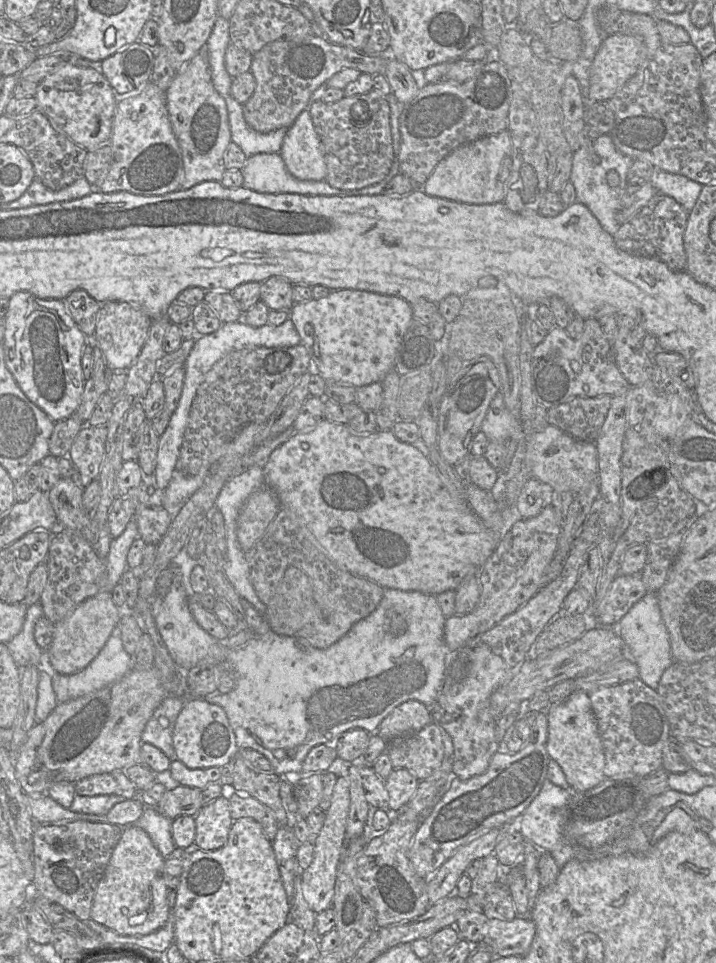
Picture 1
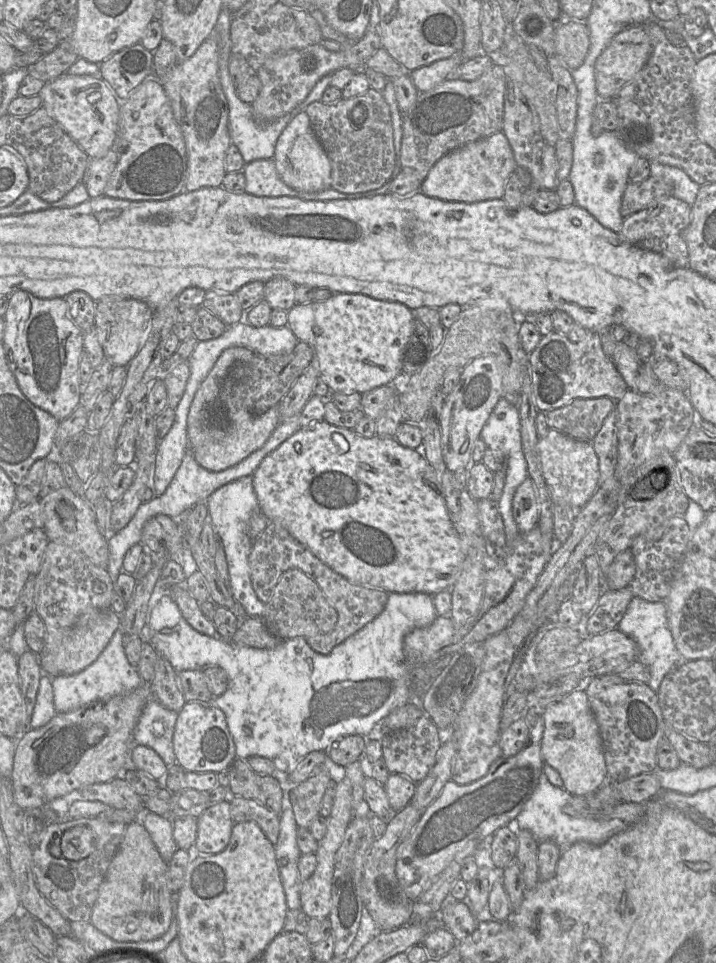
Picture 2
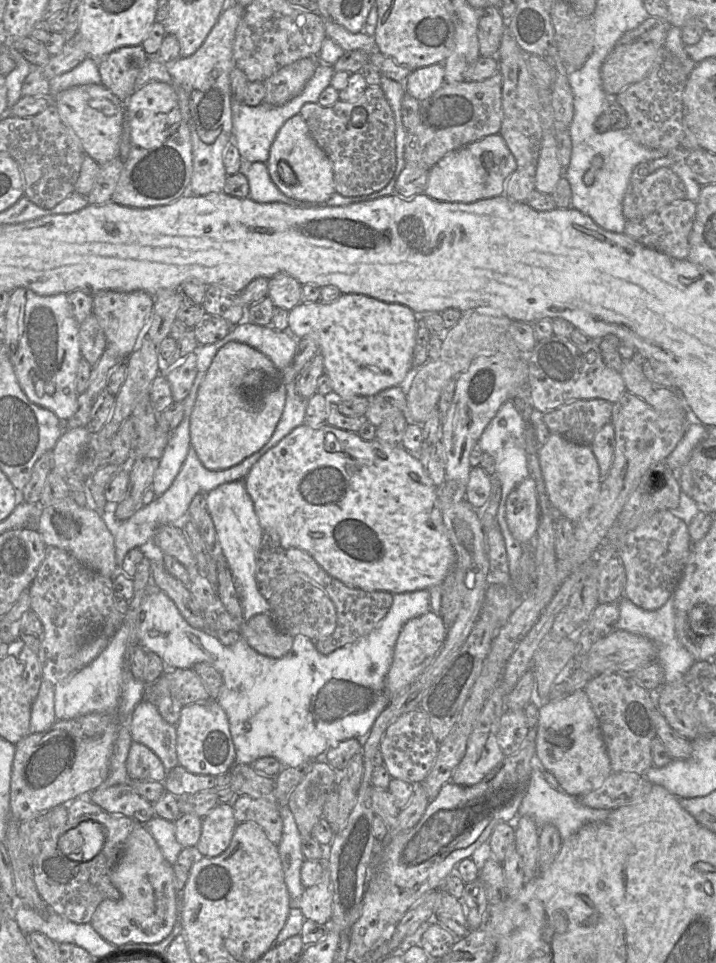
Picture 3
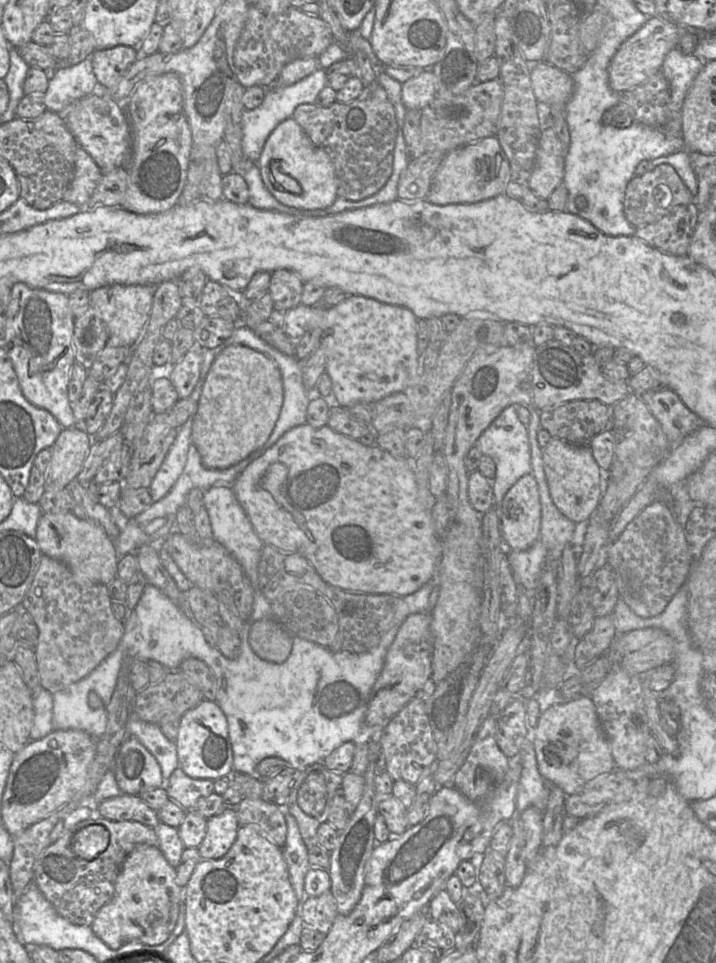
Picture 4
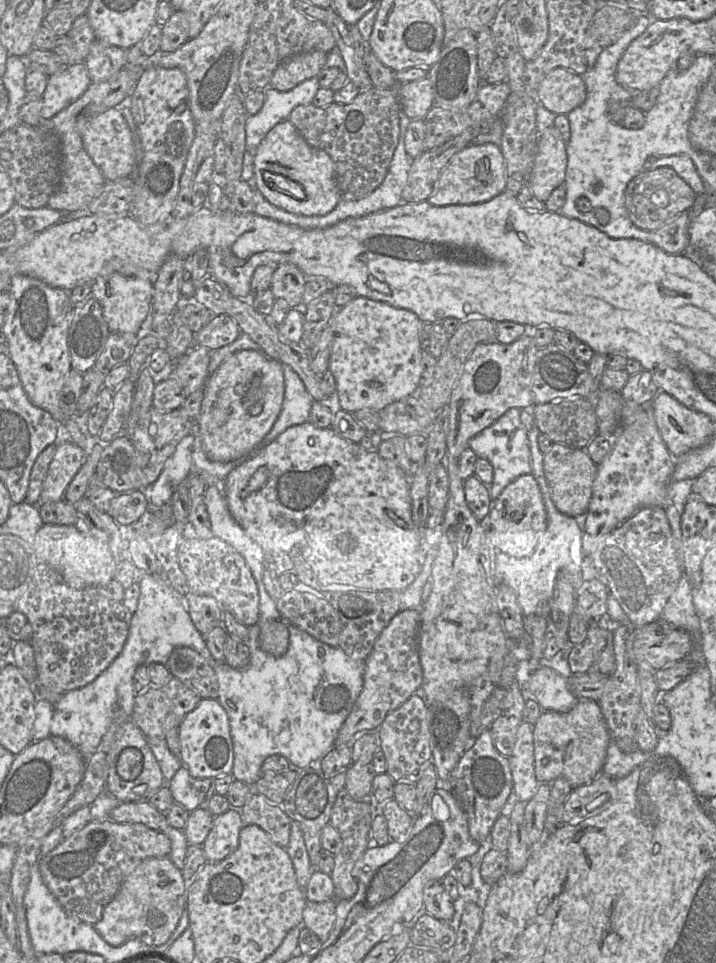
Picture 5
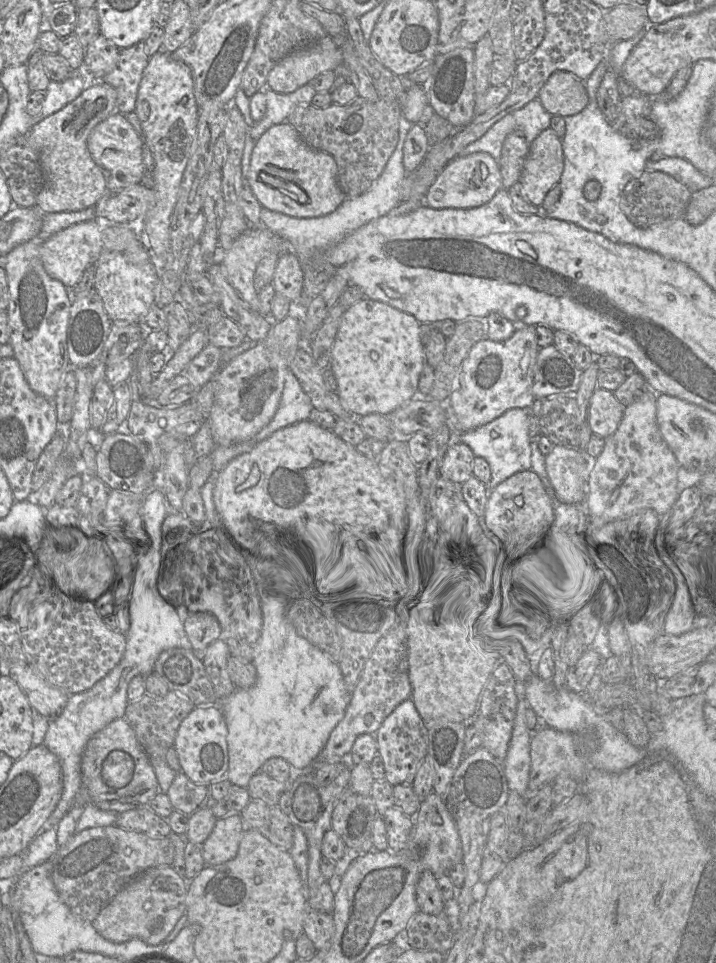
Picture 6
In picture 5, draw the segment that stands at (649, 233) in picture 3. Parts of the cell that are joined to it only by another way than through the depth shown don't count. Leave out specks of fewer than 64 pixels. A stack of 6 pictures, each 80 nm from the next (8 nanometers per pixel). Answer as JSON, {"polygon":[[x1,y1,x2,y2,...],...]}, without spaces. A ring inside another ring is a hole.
{"polygon":[[683,212,661,228,650,231,648,242,668,254,684,254,689,245,689,225,689,213]]}

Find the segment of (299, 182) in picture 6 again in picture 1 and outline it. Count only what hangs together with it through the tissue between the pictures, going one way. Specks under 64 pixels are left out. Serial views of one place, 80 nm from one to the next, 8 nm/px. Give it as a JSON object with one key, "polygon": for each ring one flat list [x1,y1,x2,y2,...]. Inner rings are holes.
{"polygon":[[308,109,288,128,279,151,288,172,299,180,323,181,327,167,323,145]]}

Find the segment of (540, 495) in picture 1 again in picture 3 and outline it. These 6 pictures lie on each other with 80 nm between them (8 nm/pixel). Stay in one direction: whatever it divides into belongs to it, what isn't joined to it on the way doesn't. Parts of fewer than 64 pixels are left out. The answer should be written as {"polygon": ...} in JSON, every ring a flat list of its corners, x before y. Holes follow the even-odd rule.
{"polygon":[[528,477,518,484,506,501,506,522,513,537,523,545,534,541,539,523,536,485]]}

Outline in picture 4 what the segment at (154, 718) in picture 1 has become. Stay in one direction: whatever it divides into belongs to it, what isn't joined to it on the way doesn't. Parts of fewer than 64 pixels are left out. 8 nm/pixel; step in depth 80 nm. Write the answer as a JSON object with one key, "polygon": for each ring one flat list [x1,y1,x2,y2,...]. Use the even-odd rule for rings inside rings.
{"polygon":[[131,713,129,734,135,736,158,761,164,780,179,767,176,743,165,737,158,724,142,721]]}

